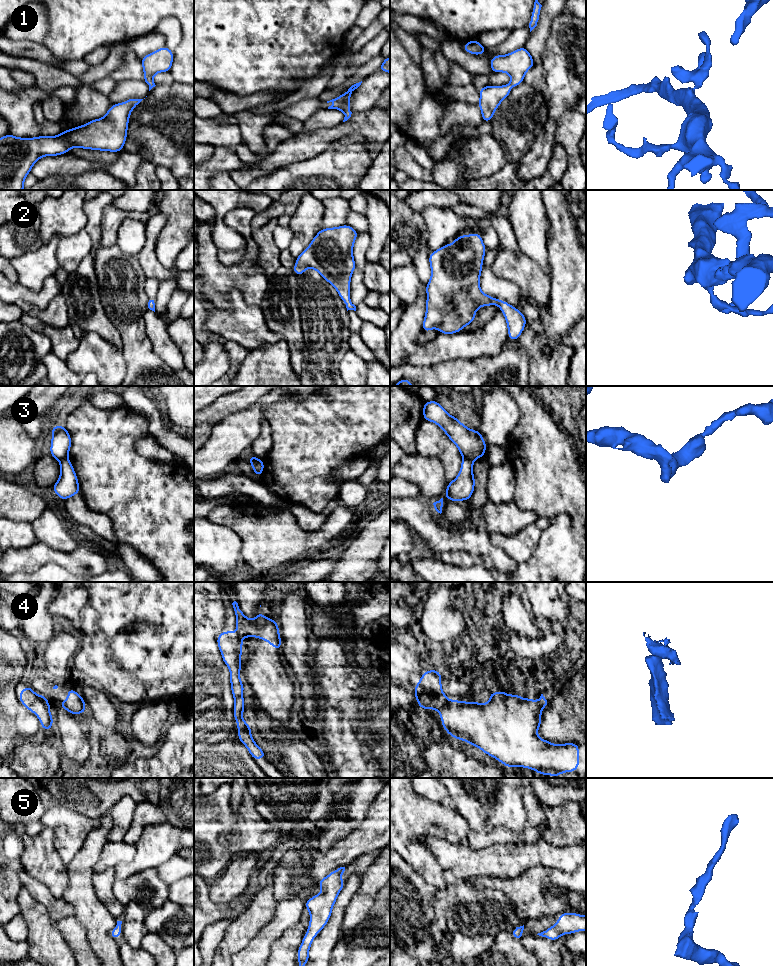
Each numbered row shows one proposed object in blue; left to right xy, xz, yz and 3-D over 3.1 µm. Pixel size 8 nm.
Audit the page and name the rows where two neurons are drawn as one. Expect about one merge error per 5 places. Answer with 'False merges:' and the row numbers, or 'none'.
False merges: 3, 4

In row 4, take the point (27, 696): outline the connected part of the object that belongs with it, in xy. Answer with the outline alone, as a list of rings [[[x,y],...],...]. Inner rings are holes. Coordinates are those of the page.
[[[30,685],[21,690],[19,701],[38,717],[43,730],[52,730],[53,716]]]

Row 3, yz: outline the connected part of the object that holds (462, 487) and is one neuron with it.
[[[463,458],[458,476],[447,484],[444,497],[458,503],[469,500],[474,492],[475,478],[473,475],[473,461]]]

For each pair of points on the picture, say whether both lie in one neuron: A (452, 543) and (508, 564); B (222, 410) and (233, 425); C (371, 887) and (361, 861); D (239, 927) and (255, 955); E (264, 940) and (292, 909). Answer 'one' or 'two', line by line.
A: one
B: two
C: two
D: two
E: one

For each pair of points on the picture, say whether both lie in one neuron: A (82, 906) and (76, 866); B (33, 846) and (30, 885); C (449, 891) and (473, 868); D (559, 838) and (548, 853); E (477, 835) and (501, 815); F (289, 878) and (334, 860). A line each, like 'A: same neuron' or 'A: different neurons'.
A: same neuron
B: different neurons
C: different neurons
D: different neurons
E: same neuron
F: different neurons

